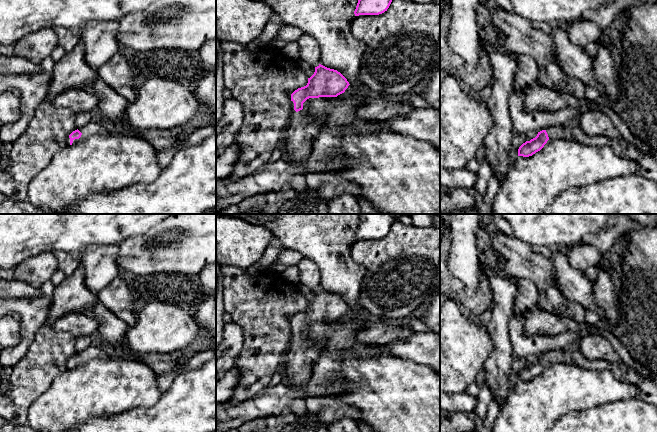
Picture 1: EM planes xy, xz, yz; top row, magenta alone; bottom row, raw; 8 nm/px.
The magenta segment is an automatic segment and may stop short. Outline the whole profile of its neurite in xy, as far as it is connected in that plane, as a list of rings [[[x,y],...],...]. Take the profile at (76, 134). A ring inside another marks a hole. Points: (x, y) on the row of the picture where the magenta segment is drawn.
[[[89,123],[88,125],[73,131],[67,137],[67,145],[72,145],[77,143],[79,140],[85,139],[91,135],[106,135],[106,130],[95,123]]]

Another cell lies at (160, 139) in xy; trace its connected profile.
[[[130,126],[132,135],[147,140],[156,151],[163,151],[177,146],[184,135],[174,135],[170,129],[139,130]]]

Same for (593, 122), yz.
[[[589,110],[583,112],[579,118],[579,127],[588,136],[604,136],[620,146],[626,146],[624,139],[608,115],[599,110]]]

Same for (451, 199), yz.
[[[440,186],[440,214],[470,210],[475,204],[477,191],[471,188],[446,188]]]

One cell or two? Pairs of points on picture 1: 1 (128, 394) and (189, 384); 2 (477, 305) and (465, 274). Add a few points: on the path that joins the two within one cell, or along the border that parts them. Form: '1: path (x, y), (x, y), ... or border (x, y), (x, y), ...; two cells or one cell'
1: border (162, 394), (152, 405), (142, 407); two cells
2: border (451, 273), (473, 288), (481, 280); two cells

